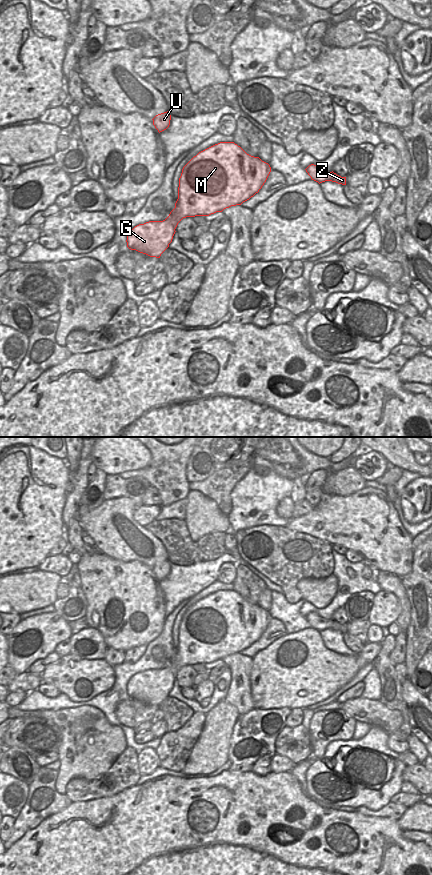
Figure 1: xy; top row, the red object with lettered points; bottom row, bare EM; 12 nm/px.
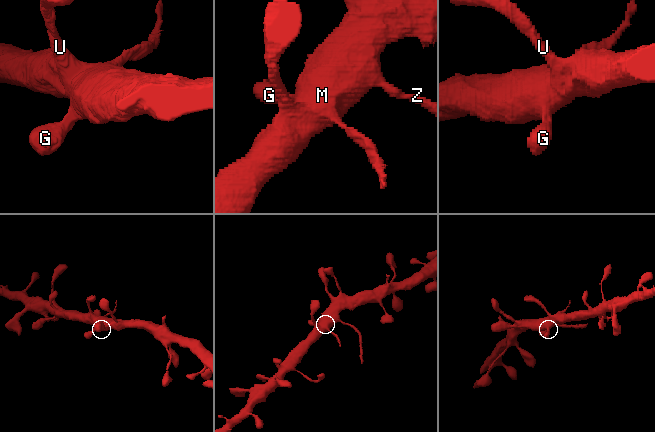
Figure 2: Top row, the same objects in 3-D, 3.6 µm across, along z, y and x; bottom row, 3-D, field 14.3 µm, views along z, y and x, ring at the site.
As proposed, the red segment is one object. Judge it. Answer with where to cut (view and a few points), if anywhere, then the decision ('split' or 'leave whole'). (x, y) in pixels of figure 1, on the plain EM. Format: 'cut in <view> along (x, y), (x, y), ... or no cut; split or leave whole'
cut in xy along (337, 623), (330, 624), (325, 628); split

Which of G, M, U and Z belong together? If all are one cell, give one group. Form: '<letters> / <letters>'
G M U / Z

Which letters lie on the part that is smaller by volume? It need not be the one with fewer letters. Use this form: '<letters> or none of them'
Z

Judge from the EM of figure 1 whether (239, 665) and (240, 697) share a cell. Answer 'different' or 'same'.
same

